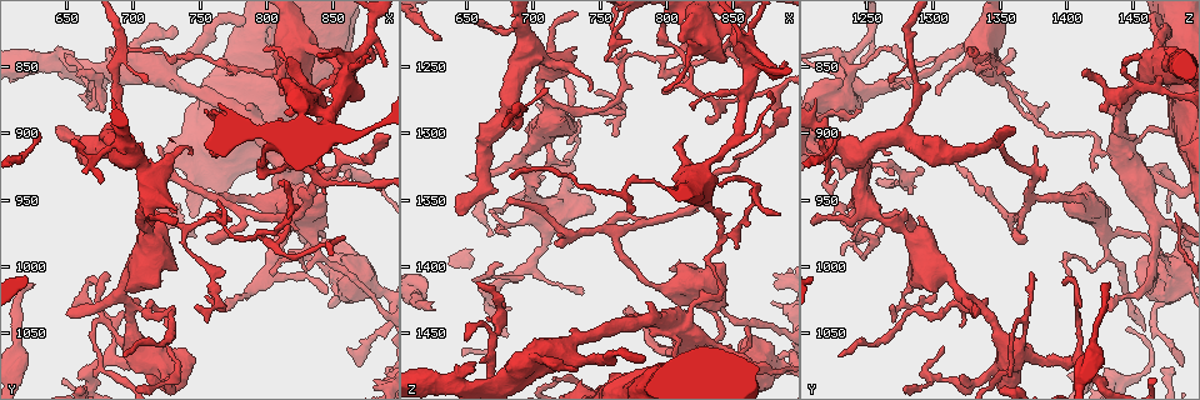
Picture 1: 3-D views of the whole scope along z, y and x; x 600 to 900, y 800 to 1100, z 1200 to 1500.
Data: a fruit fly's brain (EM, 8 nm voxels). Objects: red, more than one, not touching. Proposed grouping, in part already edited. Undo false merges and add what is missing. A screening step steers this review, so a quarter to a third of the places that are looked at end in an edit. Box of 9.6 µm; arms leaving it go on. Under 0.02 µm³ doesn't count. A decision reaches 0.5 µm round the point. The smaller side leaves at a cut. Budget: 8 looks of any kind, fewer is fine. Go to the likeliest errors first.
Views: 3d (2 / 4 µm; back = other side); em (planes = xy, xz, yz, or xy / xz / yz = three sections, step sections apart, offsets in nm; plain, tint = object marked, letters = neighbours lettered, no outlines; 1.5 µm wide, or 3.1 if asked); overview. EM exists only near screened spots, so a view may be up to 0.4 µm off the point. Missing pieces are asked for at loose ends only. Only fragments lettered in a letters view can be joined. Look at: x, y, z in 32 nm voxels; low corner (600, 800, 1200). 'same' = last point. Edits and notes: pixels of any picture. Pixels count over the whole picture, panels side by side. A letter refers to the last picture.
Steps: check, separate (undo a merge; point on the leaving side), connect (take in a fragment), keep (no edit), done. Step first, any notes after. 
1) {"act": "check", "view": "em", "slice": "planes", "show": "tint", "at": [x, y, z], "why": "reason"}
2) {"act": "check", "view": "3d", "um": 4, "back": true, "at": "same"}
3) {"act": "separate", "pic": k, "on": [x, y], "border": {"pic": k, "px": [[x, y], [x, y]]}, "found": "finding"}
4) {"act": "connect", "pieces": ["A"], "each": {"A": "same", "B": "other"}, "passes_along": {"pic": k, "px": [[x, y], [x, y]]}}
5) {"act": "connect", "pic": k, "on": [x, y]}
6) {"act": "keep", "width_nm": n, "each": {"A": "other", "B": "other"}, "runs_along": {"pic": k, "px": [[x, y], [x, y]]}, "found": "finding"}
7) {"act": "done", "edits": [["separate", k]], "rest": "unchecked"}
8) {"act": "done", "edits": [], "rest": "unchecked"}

{"act": "check", "view": "em", "slice": "xy", "step": 8, "show": "tint", "at": [764, 968, 1248], "why": "abrupt turn"}

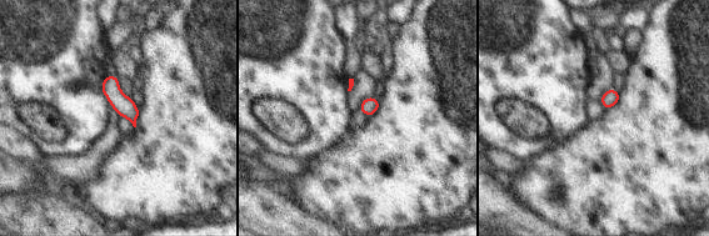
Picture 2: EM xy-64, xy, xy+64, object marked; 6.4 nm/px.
{"act": "check", "view": "em", "slice": "planes", "show": "letters", "at": "same"}

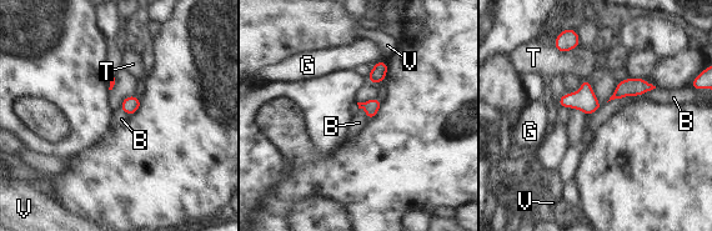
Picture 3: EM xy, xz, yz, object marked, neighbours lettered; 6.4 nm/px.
{"act": "keep", "each": {"B": "other", "G": "other", "T": "other", "V": "other"}, "border": {"pic": 3, "px": [[655, 88], [607, 103]]}, "found": "one neuron here"}

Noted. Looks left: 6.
{"act": "check", "view": "em", "slice": "xy", "step": 8, "show": "tint", "at": [858, 978, 1250], "why": "branch stops here"}

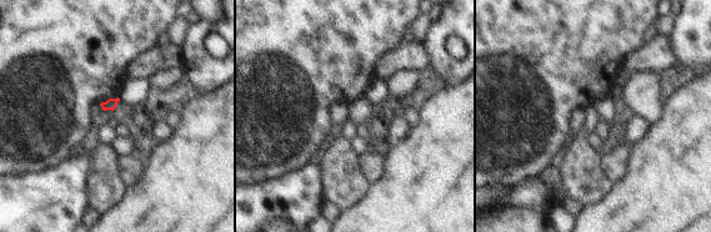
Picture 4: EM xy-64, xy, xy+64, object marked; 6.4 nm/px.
{"act": "check", "view": "em", "slice": "planes", "show": "letters", "at": "same", "why": "another direction"}

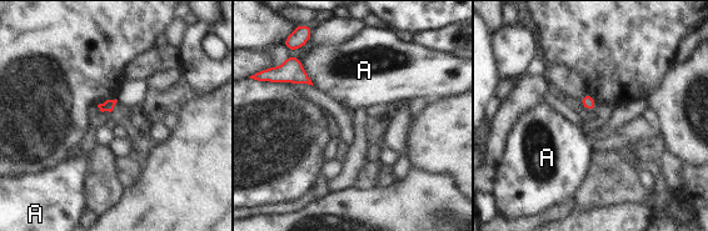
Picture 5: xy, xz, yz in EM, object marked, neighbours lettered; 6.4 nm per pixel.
{"act": "keep", "width_nm": 70, "longest_contact_nm": ["A", 200], "each": {"A": "other"}, "found": "no lettered fragment goes on from it"}

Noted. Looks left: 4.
{"act": "check", "view": "em", "slice": "planes", "show": "letters", "at": [680, 912, 1350], "why": "free end"}

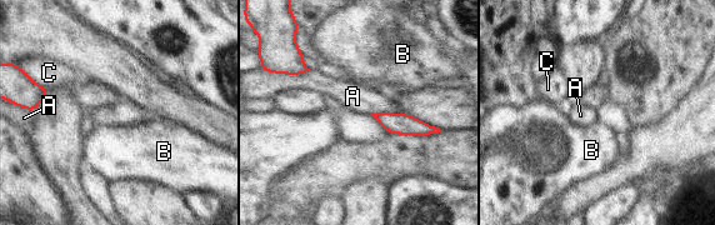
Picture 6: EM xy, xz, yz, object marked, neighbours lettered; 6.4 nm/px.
{"act": "keep", "each": {"A": "other", "B": "other", "C": "other"}, "border": {"pic": 6, "px": [[400, 111], [370, 114]]}, "found": "none of them fits"}

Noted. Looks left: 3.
{"act": "done", "edits": [], "rest": "unchecked"}

